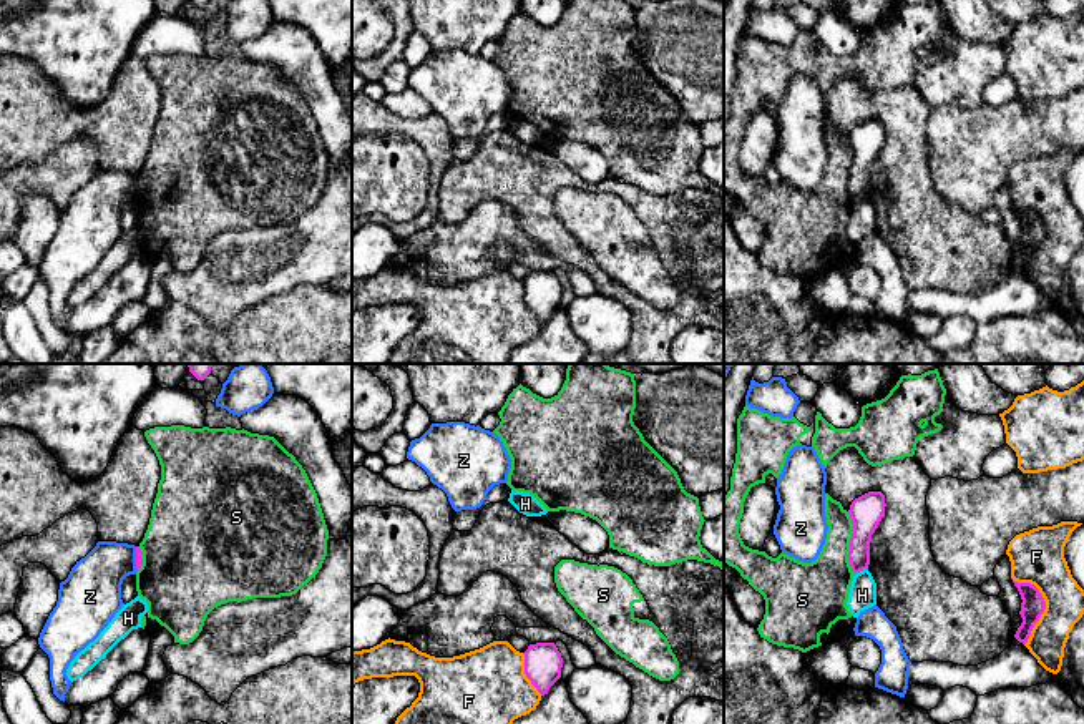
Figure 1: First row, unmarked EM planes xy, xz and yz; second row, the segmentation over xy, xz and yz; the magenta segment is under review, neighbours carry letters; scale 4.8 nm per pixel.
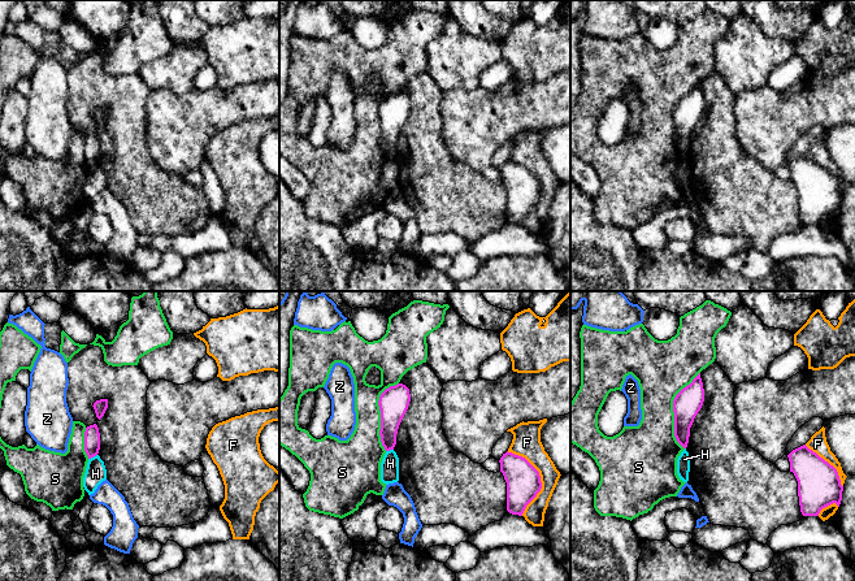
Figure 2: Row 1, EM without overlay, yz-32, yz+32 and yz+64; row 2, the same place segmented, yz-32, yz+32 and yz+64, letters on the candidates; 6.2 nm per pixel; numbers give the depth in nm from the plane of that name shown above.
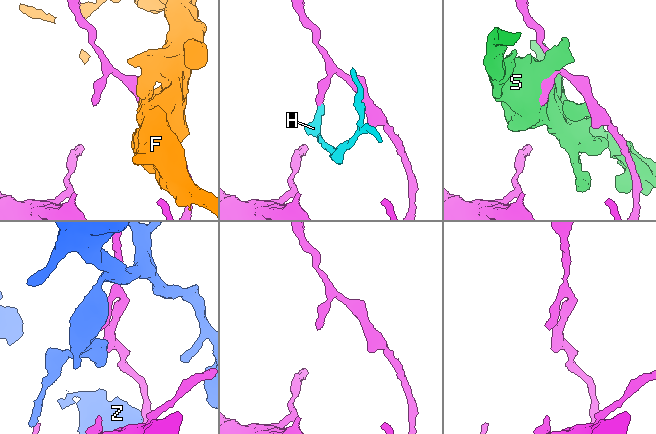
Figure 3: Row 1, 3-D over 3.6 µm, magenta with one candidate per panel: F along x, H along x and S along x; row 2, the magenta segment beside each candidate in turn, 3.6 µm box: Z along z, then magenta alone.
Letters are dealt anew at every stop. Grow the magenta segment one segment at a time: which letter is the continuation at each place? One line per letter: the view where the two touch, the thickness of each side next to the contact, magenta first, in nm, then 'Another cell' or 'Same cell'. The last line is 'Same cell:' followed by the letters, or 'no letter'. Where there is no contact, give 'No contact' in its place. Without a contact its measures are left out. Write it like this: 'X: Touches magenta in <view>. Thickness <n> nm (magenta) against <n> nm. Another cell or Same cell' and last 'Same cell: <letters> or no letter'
F: Touches magenta in yz. Thickness 120 nm (magenta) against 260 nm. Another cell
H: Touches magenta in yz. Thickness 140 nm (magenta) against 130 nm. Another cell
S: Touches magenta in yz. Thickness 160 nm (magenta) against 260 nm. Another cell
Z: Touches magenta in xy. Thickness 30 nm (magenta) against 280 nm. Another cell
Same cell: no letter

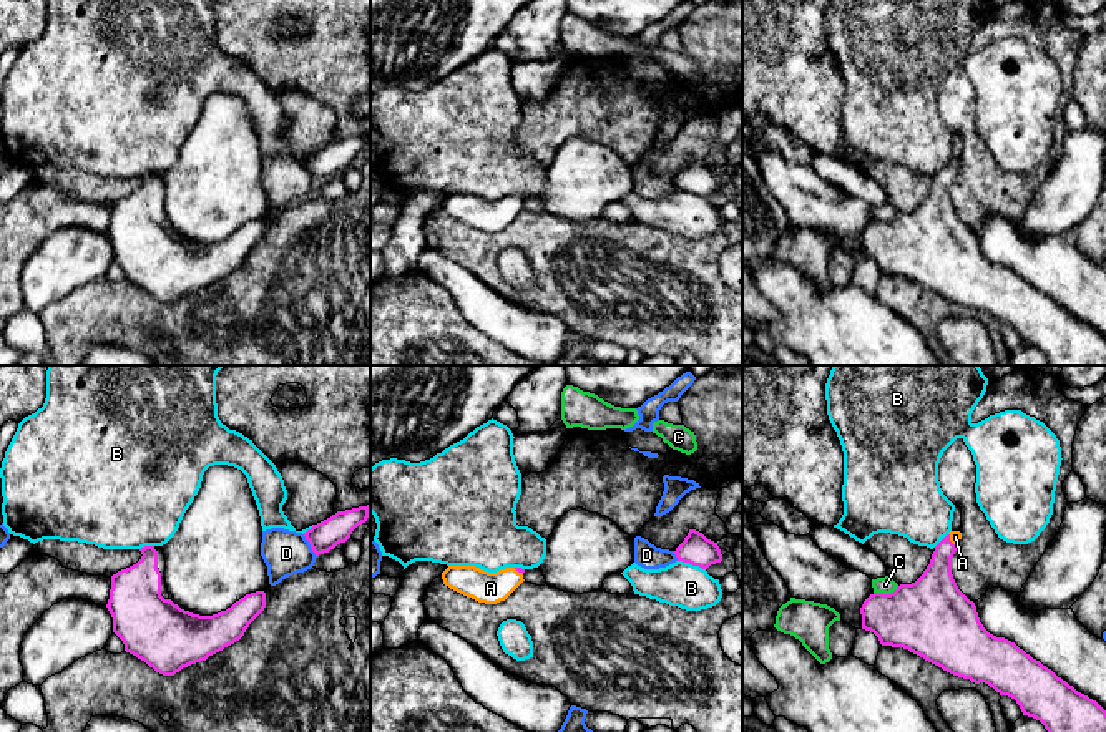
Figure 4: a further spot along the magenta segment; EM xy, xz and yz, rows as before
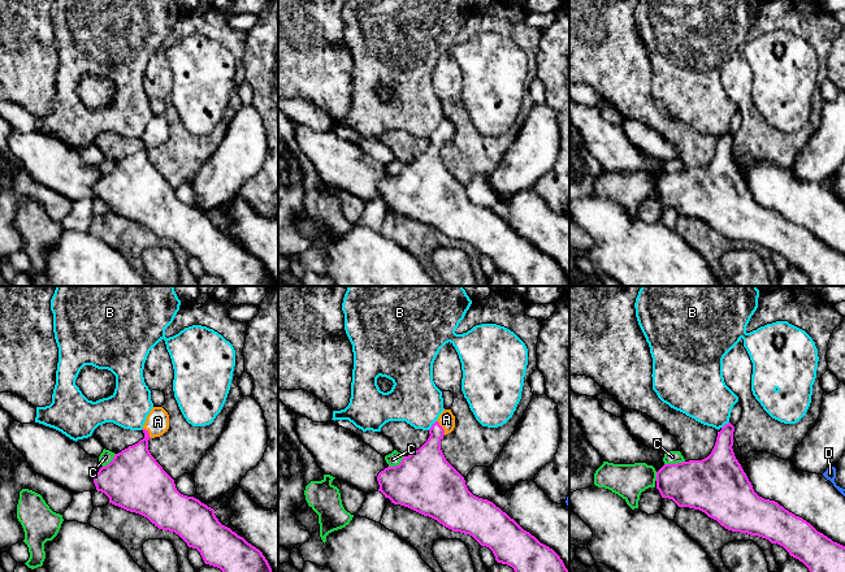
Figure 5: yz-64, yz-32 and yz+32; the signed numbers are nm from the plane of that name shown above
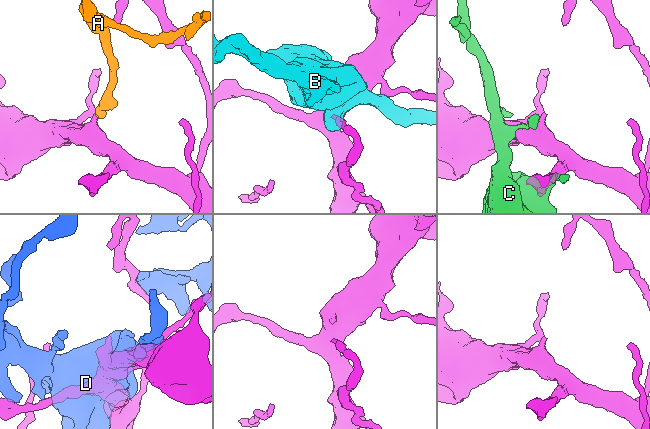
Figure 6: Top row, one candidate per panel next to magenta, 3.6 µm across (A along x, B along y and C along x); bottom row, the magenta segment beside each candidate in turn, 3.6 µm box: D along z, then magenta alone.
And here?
A: Touches magenta in yz. Thickness 200 nm (magenta) against 60 nm. Same cell
B: Touches magenta in xz. Thickness 150 nm (magenta) against 220 nm. Another cell
C: Touches magenta in yz. Thickness 380 nm (magenta) against 80 nm. Another cell
D: Touches magenta in xy. Thickness 140 nm (magenta) against 220 nm. Another cell
Same cell: A

